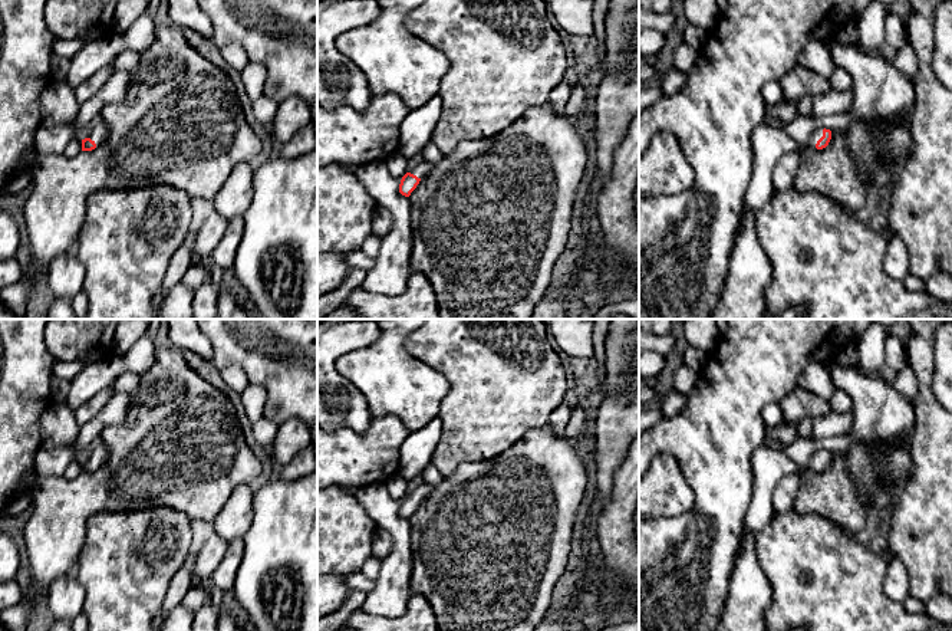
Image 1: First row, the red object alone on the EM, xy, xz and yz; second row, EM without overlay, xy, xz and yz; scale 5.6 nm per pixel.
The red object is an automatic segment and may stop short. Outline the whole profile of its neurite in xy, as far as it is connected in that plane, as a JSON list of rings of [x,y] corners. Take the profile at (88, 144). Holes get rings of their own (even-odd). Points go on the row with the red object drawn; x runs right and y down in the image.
[[[105,122],[96,124],[89,137],[82,139],[82,151],[92,151],[95,149],[99,144],[102,144],[106,137],[108,137],[108,125]]]

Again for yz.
[[[816,126],[813,129],[813,134],[808,138],[806,147],[823,149],[829,145],[830,139],[831,139],[831,131],[830,129]]]

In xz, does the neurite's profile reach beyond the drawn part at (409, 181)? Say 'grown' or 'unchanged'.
grown

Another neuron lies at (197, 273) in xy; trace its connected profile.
[[[194,262],[181,279],[185,289],[192,293],[208,280],[208,264]]]

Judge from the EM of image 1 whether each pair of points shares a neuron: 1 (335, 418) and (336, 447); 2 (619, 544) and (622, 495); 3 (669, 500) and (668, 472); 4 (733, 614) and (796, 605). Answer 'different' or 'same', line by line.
1: different
2: same
3: same
4: different

